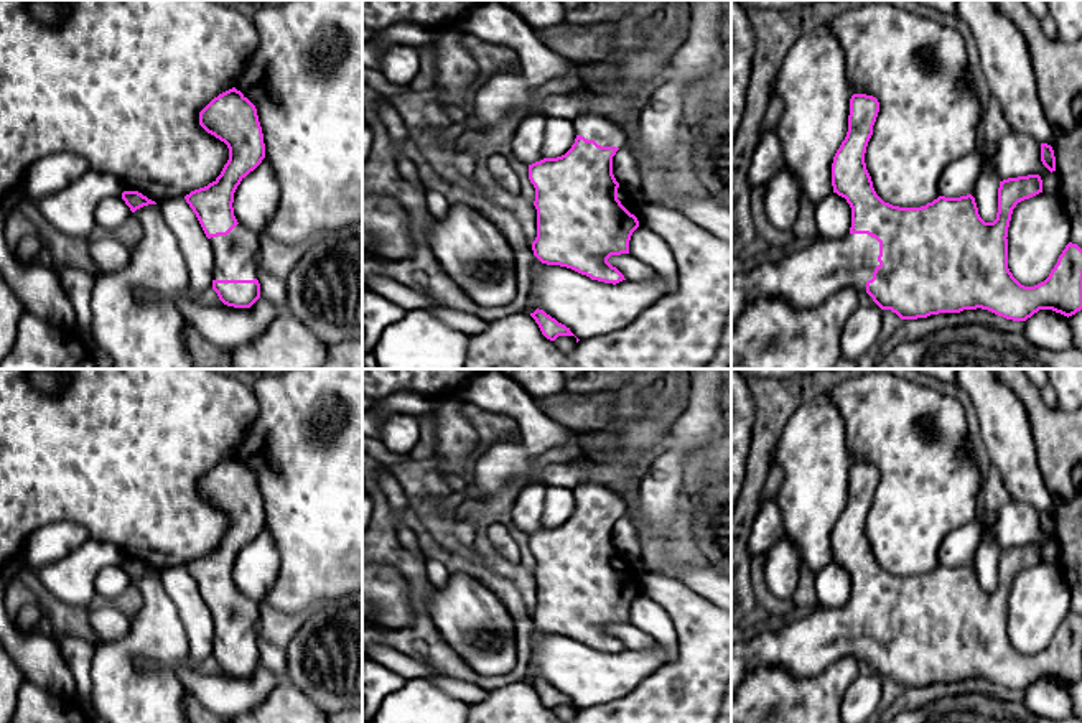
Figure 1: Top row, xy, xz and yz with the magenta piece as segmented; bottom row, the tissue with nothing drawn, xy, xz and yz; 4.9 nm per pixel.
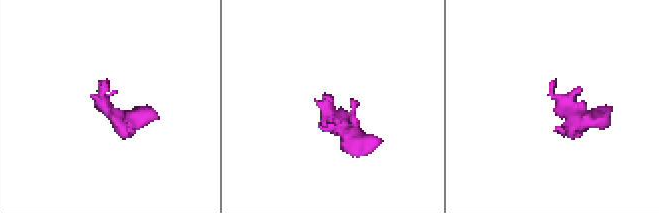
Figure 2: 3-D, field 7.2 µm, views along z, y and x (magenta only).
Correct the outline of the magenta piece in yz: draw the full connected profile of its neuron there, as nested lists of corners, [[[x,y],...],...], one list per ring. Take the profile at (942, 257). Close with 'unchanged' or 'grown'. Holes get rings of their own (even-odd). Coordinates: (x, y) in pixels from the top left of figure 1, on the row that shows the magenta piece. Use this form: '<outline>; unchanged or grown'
[[[851,96],[848,132],[832,163],[833,193],[851,208],[850,232],[843,239],[815,239],[784,252],[777,260],[764,257],[731,273],[731,329],[746,306],[759,298],[781,298],[797,308],[812,308],[842,288],[866,292],[881,310],[891,310],[901,320],[982,308],[1006,320],[1026,321],[1039,310],[1067,318],[1082,310],[1082,249],[1077,244],[1069,242],[1049,277],[1034,287],[1021,285],[1008,268],[1011,214],[1018,203],[1042,193],[1039,175],[1000,181],[993,222],[980,217],[972,194],[939,196],[921,208],[893,206],[876,194],[865,163],[878,112],[876,97]]]; grown

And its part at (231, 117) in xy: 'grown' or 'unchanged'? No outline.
grown

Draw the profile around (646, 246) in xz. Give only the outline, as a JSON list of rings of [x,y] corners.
[[[639,224],[629,240],[629,254],[637,260],[647,264],[655,275],[662,277],[669,285],[669,295],[674,295],[679,287],[679,267],[669,244]]]

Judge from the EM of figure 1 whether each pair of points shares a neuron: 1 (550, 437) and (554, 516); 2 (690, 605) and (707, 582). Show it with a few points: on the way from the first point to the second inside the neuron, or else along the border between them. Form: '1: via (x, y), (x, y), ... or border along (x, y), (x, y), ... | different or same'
1: border along (547, 485), (572, 491) | different
2: border along (676, 577), (713, 603) | different

